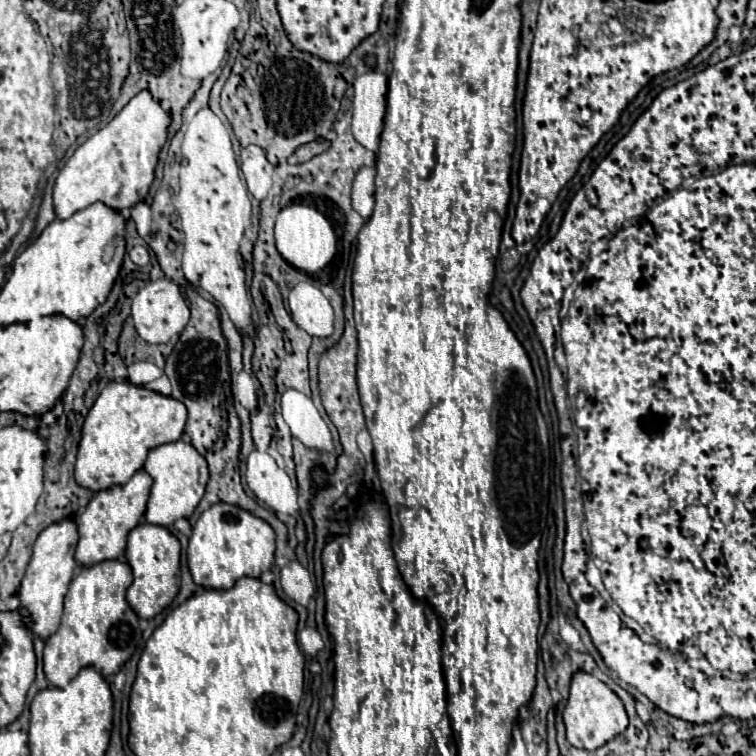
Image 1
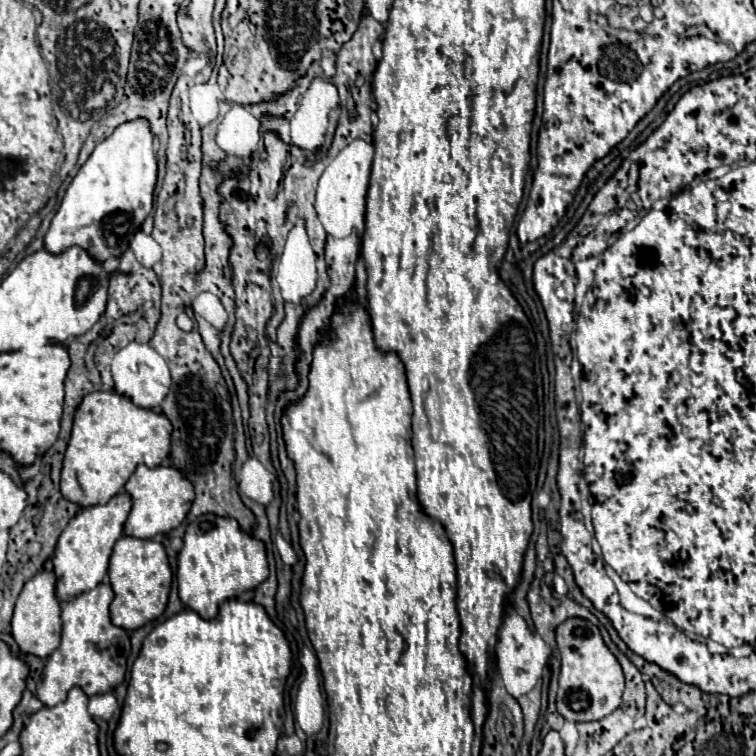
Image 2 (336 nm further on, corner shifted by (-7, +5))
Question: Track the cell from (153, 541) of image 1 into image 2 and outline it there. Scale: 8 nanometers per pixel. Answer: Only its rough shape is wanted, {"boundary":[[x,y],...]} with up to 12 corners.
{"boundary":[[122,536],[110,556],[112,624],[164,614],[172,568],[156,540]]}

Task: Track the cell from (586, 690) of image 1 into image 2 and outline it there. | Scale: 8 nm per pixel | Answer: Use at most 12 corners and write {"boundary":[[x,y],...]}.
{"boundary":[[588,620],[556,628],[558,712],[592,722],[620,708],[624,674]]}

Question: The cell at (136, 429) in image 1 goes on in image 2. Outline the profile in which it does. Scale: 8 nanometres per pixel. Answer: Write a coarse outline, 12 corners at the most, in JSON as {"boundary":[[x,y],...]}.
{"boundary":[[114,390],[86,394],[62,494],[106,504],[138,464],[170,456],[172,424]]}

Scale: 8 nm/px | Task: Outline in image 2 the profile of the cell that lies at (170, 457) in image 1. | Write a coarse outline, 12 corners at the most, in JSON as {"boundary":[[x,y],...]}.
{"boundary":[[140,464],[124,490],[124,534],[152,538],[184,522],[196,496],[170,464]]}

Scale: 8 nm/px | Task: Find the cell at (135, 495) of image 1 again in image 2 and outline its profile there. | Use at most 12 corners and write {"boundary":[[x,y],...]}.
{"boundary":[[128,492],[82,508],[54,552],[58,598],[108,574],[132,510]]}

